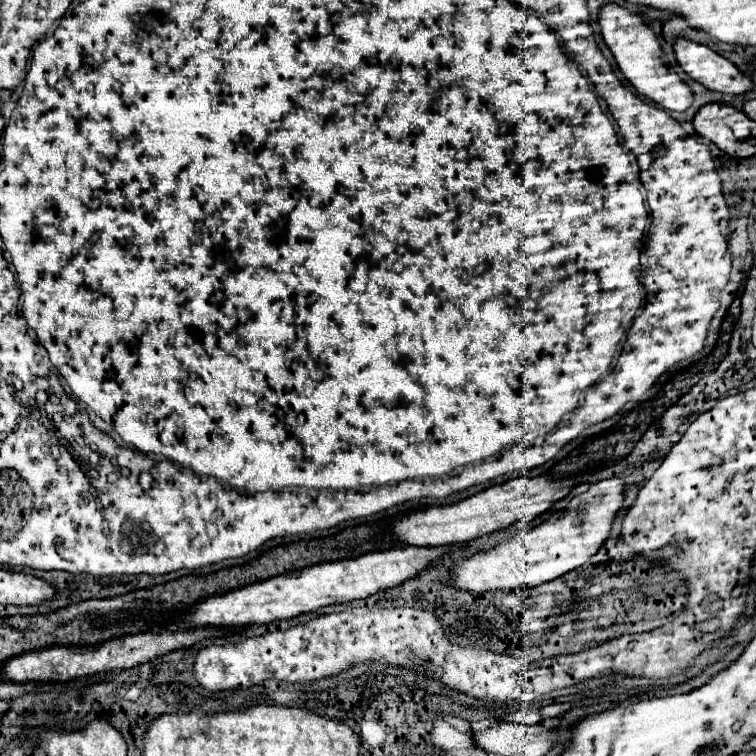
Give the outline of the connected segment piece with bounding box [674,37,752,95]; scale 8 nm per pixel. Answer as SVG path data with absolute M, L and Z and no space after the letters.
M678 37L674 41L674 55L686 75L712 91L740 95L752 89L752 81L742 75L734 63L712 51L708 45Z

